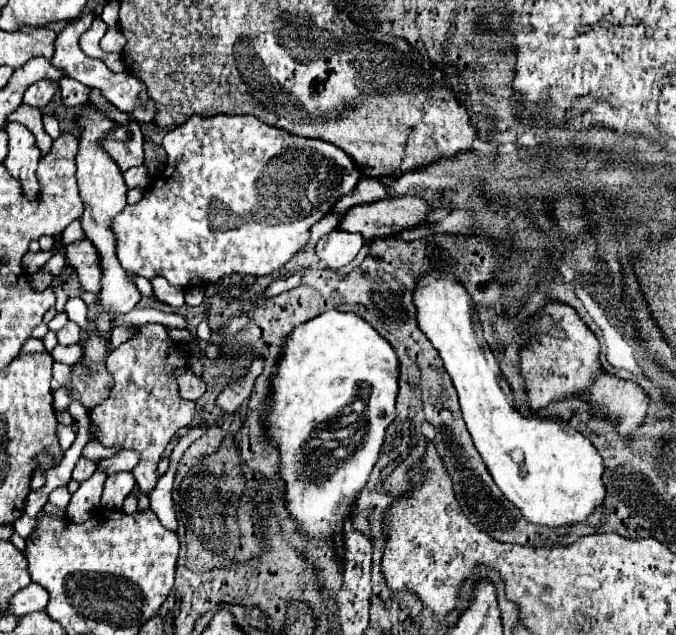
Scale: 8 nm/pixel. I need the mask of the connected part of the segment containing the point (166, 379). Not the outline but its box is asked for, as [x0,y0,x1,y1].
[90,324,196,492]

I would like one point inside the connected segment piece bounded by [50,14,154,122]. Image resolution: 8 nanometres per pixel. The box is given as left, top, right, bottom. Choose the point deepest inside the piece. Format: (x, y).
(124, 91)

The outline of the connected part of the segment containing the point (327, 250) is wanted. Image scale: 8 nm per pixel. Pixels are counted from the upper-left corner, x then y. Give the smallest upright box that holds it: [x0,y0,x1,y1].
[316,230,364,270]

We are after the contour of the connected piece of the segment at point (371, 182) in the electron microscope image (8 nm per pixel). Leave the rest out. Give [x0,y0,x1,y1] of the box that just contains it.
[330,178,386,214]

